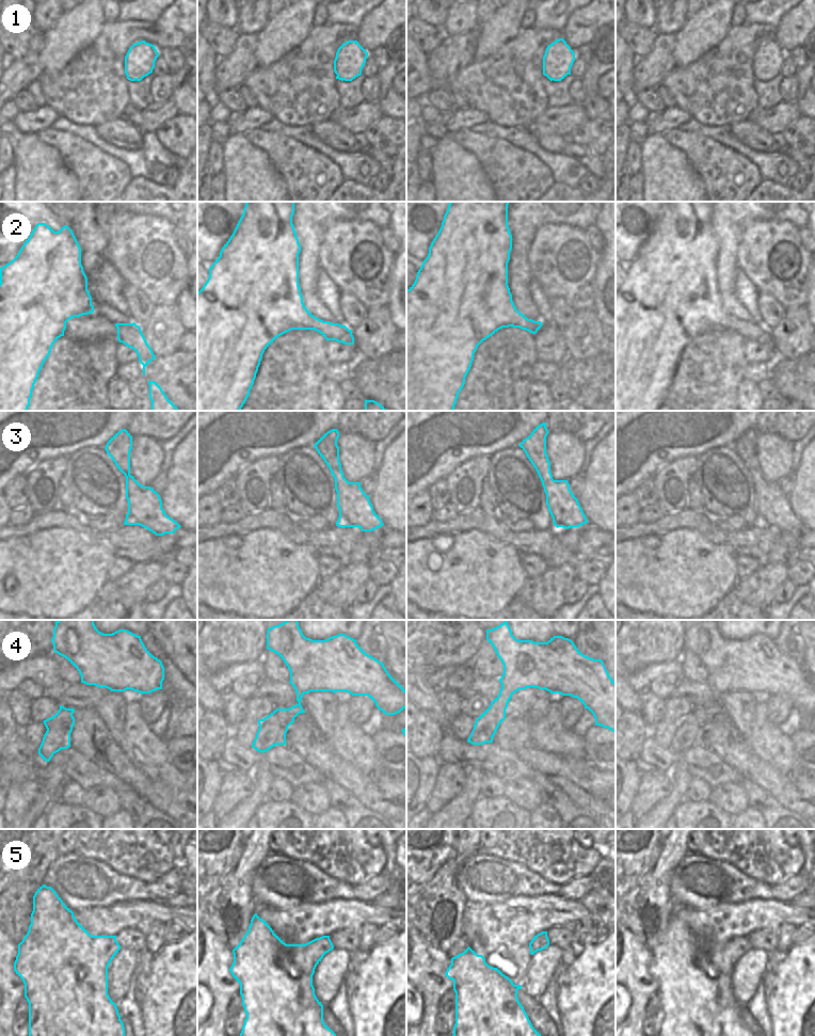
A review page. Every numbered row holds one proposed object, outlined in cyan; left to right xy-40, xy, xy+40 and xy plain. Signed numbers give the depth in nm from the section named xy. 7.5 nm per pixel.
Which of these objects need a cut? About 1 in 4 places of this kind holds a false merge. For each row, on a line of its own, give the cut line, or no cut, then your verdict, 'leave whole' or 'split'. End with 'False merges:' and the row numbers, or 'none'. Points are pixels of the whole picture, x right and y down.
1: cut none; leave whole
2: cut none; leave whole
3: cut xy-40 (129, 473), (124, 474); split
4: cut xy+40 (501, 684), (512, 694); split
5: cut none; leave whole
False merges: 3, 4

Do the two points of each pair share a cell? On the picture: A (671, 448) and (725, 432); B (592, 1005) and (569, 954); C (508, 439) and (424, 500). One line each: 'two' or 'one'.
A: one
B: two
C: two

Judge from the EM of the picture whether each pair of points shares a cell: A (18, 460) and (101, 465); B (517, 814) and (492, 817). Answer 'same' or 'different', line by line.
A: different
B: same

